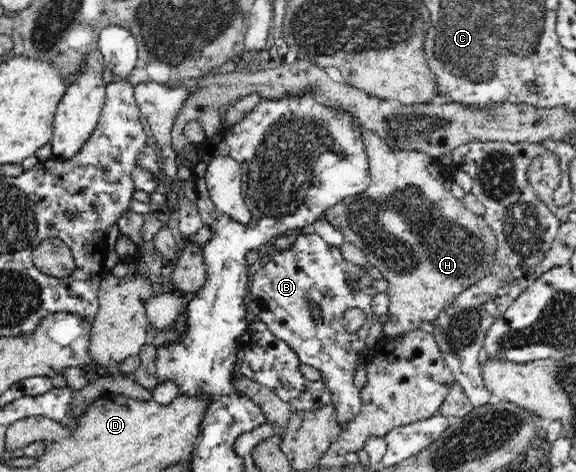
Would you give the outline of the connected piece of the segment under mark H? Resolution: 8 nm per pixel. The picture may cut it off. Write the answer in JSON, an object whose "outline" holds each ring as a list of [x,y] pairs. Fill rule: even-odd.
{"outline":[[[363,129],[361,136],[371,183],[357,197],[346,198],[327,209],[323,219],[343,234],[344,242],[353,243],[361,249],[369,265],[377,267],[383,279],[389,282],[386,293],[390,318],[382,324],[382,330],[383,338],[395,339],[407,335],[407,331],[419,329],[425,321],[434,325],[445,305],[453,303],[457,295],[491,275],[497,240],[484,217],[468,210],[463,199],[457,199],[451,194],[453,181],[444,161],[419,151],[395,149],[374,131]]]}

